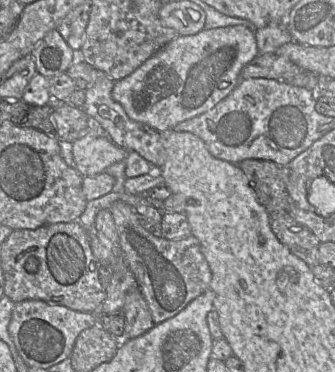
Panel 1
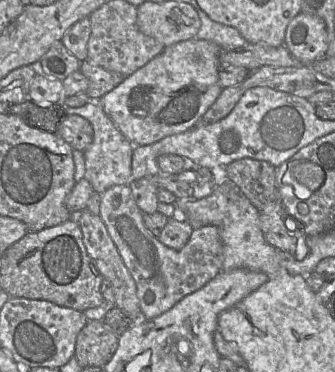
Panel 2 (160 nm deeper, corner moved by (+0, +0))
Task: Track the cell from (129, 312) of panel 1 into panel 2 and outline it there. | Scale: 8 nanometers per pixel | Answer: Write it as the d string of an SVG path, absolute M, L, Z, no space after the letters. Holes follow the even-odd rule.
M86 209L82 211L78 219L78 224L88 255L93 260L93 263L103 278L108 279L113 286L115 298L114 305L121 309L132 320L139 320L141 318L141 310L135 281L122 261L114 242L108 234L104 222L100 216L94 215Z

